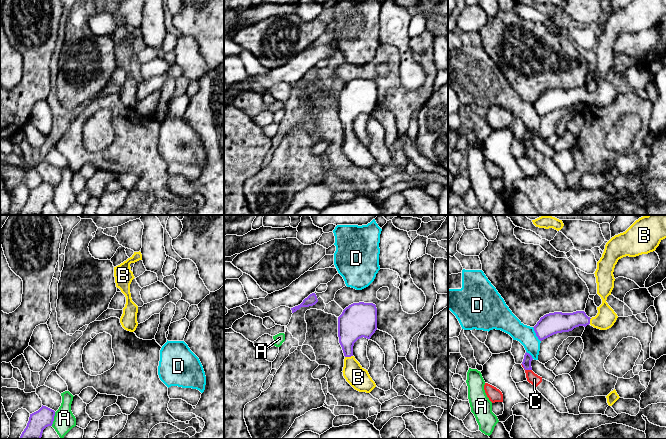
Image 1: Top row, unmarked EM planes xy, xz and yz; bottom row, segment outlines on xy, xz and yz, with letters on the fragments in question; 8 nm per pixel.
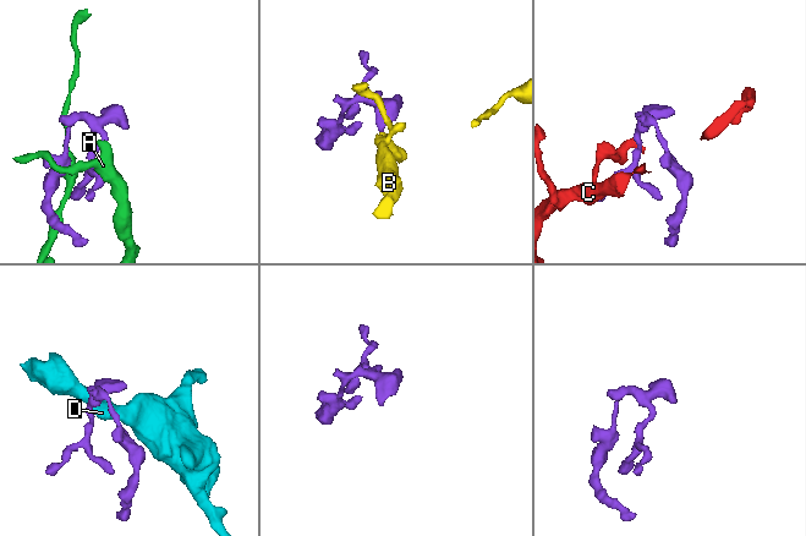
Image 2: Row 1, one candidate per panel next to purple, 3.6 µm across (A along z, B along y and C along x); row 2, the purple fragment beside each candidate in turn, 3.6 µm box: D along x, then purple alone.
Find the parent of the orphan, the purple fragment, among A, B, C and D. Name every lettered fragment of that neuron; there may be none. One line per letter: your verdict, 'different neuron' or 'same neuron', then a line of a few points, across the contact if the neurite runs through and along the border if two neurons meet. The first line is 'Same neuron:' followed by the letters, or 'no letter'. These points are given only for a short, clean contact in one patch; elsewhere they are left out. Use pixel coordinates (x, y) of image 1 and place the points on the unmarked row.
Same neuron: B
A: different neuron
B: same neuron; line xz (352, 102), (348, 109), (348, 132), (352, 147), (358, 153)
C: different neuron; line yz (521, 140), (525, 145), (531, 146)
D: different neuron; line yz (532, 103), (540, 117)

